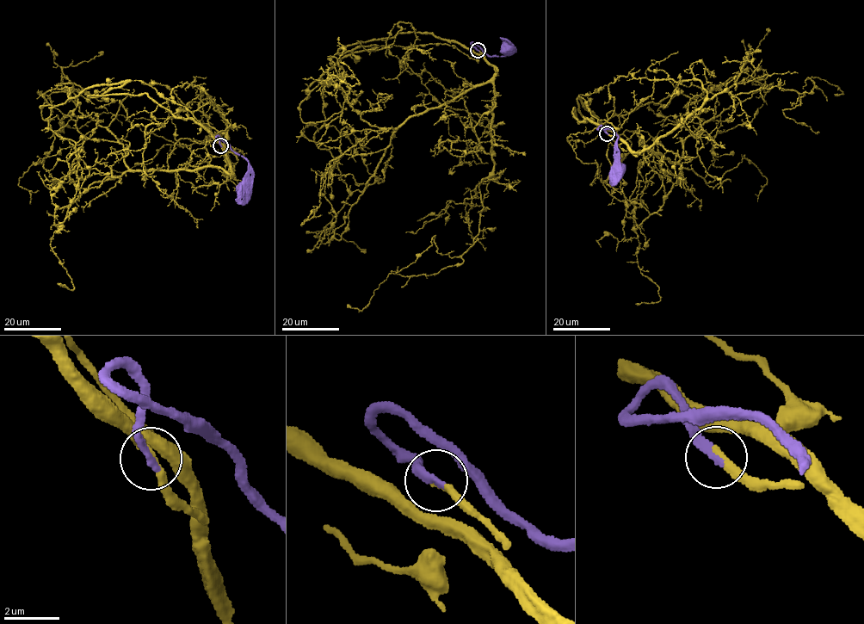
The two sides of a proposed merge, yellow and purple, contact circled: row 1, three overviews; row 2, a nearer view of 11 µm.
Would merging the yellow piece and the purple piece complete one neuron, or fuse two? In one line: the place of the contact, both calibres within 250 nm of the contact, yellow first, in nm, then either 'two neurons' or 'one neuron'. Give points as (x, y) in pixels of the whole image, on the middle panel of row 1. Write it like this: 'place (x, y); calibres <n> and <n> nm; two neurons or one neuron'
place (478, 50); calibres 190 and 360 nm; one neuron

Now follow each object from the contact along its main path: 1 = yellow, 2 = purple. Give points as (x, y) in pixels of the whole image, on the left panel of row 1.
1: (220, 145), (145, 94), (88, 96), (128, 81), (59, 89), (85, 92), (62, 70), (102, 51)
2: (220, 145), (219, 136), (247, 161), (247, 185), (244, 189)

